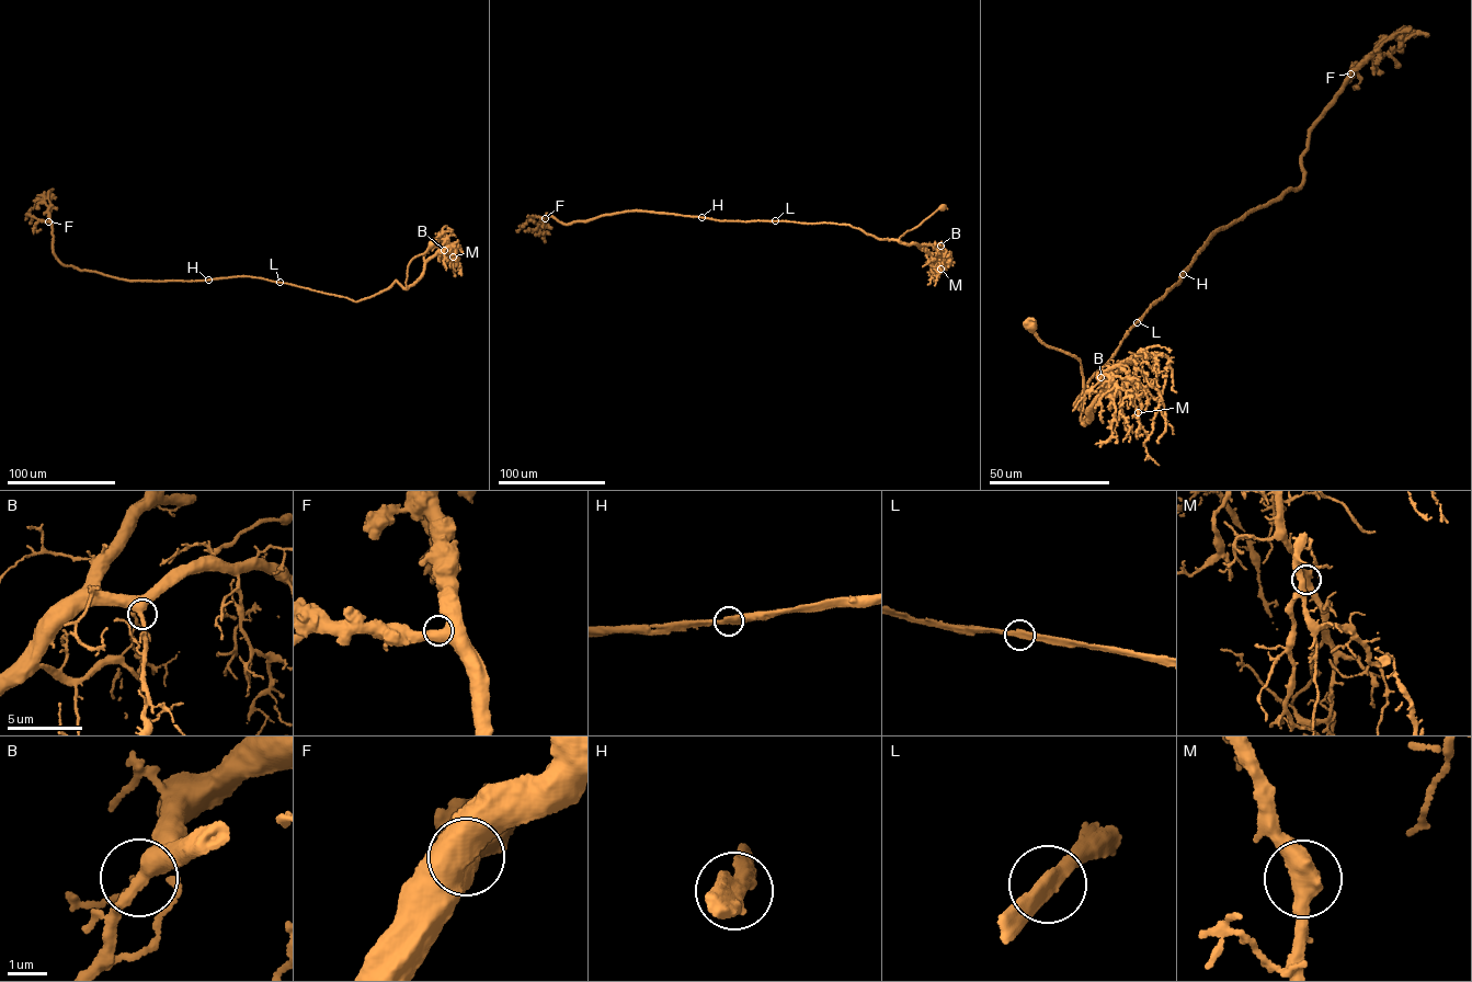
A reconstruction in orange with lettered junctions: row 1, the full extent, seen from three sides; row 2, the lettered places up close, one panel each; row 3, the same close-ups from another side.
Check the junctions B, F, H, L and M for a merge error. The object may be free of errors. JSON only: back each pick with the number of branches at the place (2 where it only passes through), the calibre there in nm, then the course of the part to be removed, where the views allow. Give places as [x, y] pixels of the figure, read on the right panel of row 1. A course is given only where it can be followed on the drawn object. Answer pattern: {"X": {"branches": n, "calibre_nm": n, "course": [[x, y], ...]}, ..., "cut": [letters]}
{"cut": []}

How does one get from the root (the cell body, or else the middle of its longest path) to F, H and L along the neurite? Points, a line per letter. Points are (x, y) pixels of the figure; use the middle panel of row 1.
F: (942, 207), (898, 239), (889, 240), (845, 224), (722, 220), (632, 210), (567, 224), (547, 213), (545, 218)
H: (942, 207), (898, 239), (889, 240), (845, 224), (702, 217)
L: (942, 207), (898, 240), (880, 239), (849, 225), (775, 221)

